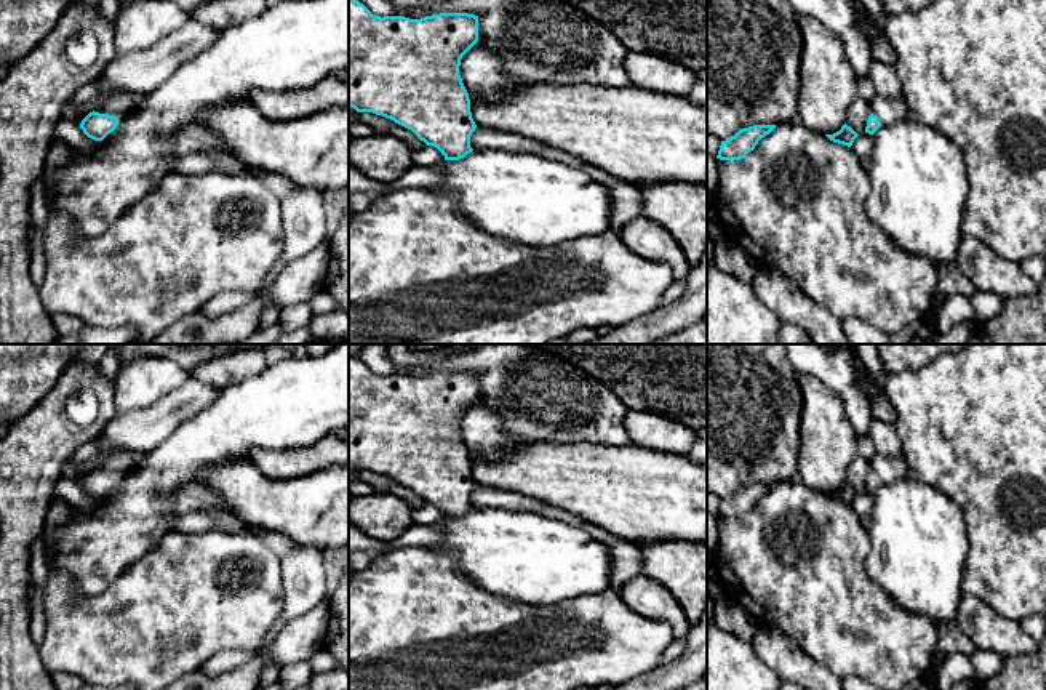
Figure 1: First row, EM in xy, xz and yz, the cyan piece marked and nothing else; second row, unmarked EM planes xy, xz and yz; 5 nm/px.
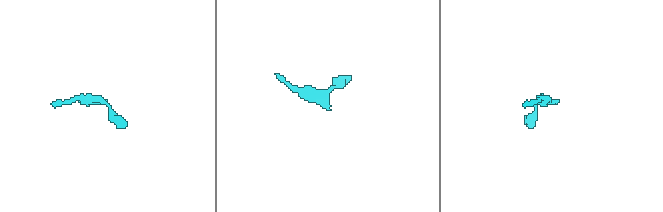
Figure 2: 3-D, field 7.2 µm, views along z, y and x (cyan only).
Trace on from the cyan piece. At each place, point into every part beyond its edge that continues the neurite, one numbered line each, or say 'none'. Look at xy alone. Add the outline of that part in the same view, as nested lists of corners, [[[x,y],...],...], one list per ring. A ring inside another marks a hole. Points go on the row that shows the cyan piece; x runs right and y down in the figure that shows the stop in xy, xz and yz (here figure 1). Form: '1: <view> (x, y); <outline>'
1: xy (120, 104); [[[120,93],[115,96],[102,98],[102,101],[94,107],[94,112],[114,115],[117,118],[131,112],[139,102],[138,94],[133,93]]]

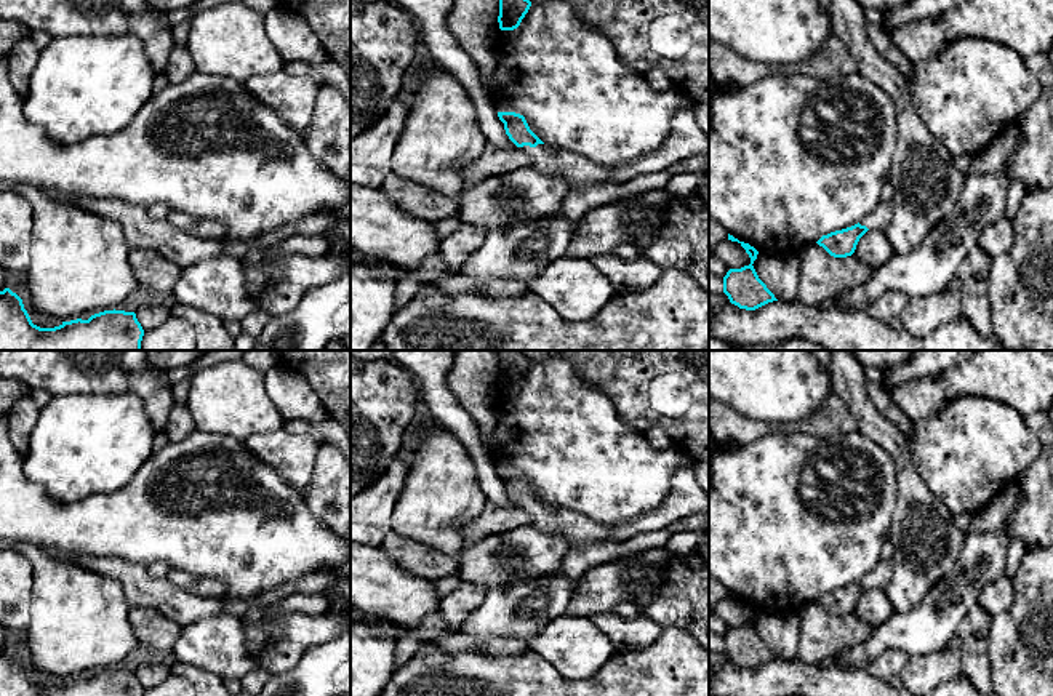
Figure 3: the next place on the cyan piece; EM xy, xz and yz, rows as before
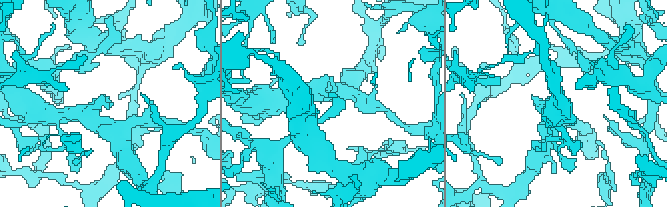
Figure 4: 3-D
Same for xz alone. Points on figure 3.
1: xz (578, 172); [[[549,144],[523,146],[522,150],[533,157],[533,168],[568,182],[570,190],[581,190],[594,184],[615,184],[611,168],[591,162],[573,152],[560,152]]]

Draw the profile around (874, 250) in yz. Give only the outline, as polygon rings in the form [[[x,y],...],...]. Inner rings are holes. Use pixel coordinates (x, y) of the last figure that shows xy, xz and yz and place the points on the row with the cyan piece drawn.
[[[867,230],[858,242],[853,256],[864,266],[880,267],[893,256],[893,248],[888,242],[885,230]]]

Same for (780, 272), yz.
[[[759,253],[752,266],[778,301],[797,302],[800,285],[797,254]]]

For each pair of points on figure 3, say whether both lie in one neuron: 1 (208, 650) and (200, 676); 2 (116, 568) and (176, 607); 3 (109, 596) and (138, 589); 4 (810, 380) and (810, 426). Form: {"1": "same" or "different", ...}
{"1": "different", "2": "same", "3": "different", "4": "different"}

